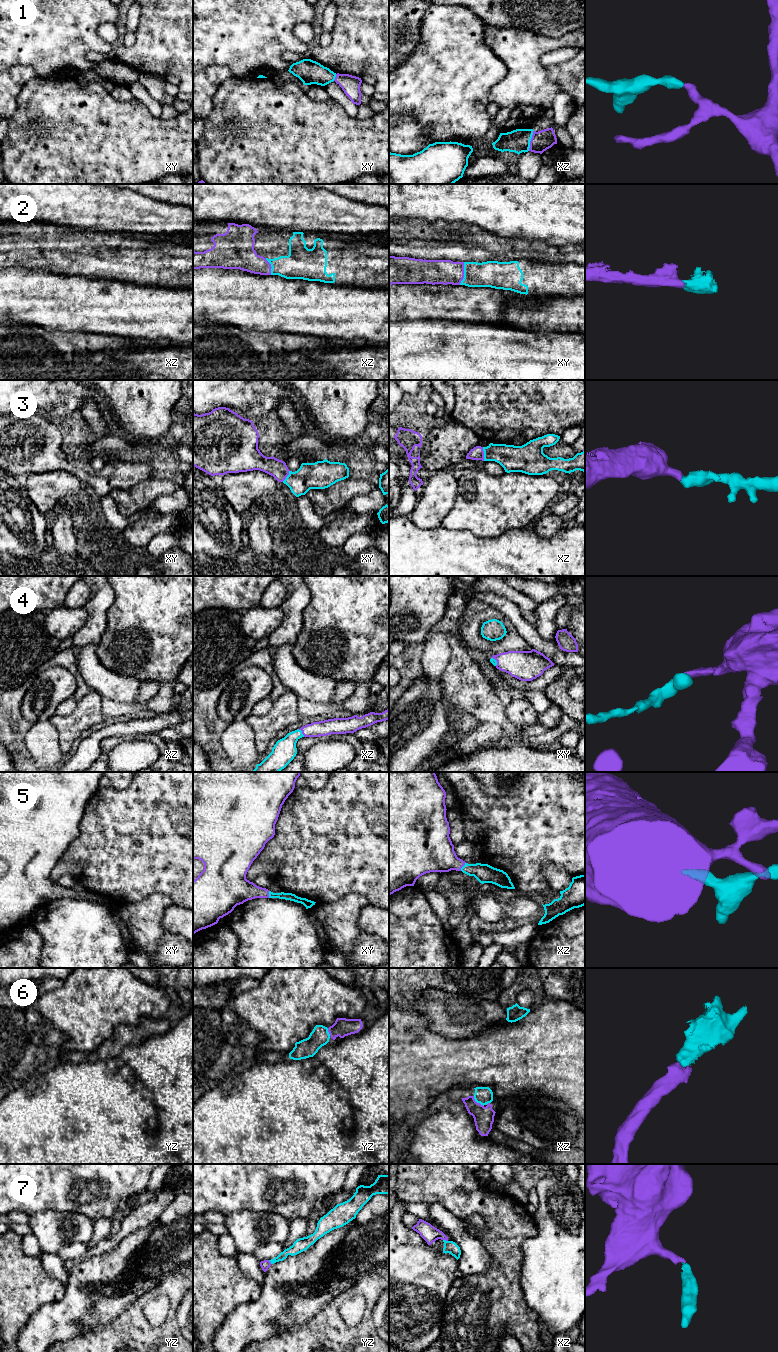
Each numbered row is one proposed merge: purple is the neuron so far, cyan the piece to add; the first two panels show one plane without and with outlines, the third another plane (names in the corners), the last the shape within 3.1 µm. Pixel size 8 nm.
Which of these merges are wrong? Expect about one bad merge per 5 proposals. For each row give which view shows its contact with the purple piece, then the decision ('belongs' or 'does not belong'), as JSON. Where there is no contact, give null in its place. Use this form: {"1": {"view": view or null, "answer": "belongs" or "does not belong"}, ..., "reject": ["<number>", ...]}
{"1": {"view": "xz", "answer": "does not belong"}, "2": {"view": "xy", "answer": "belongs"}, "3": {"view": "xz", "answer": "belongs"}, "4": {"view": "xz", "answer": "belongs"}, "5": {"view": "xz", "answer": "belongs"}, "6": {"view": "xz", "answer": "belongs"}, "7": {"view": "xz", "answer": "belongs"}, "reject": ["1"]}

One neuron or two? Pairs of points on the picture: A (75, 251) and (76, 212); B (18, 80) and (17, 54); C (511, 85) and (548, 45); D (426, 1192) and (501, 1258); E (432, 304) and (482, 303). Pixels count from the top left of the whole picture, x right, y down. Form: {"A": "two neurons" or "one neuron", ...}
{"A": "two neurons", "B": "two neurons", "C": "one neuron", "D": "one neuron", "E": "one neuron"}

